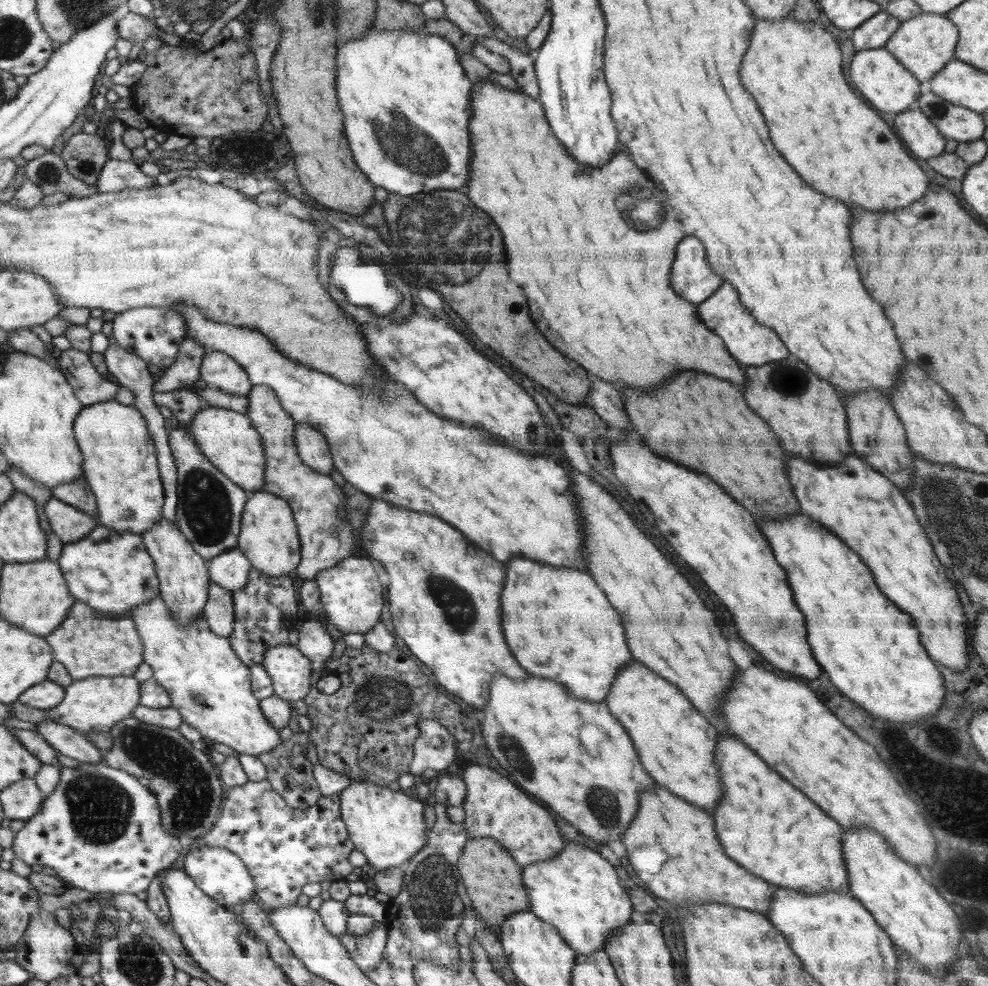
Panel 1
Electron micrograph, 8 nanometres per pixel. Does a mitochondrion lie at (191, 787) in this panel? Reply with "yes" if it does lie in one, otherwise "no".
yes

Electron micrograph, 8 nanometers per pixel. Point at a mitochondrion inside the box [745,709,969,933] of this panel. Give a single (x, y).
(914, 781)

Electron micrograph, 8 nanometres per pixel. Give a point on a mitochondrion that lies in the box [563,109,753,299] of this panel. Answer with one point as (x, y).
(643, 205)

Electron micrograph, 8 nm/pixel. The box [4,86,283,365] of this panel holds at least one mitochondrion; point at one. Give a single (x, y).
(48, 173)

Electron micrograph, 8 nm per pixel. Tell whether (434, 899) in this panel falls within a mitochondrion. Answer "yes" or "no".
yes

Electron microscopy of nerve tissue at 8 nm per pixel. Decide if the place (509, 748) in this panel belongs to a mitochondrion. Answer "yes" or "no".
yes

